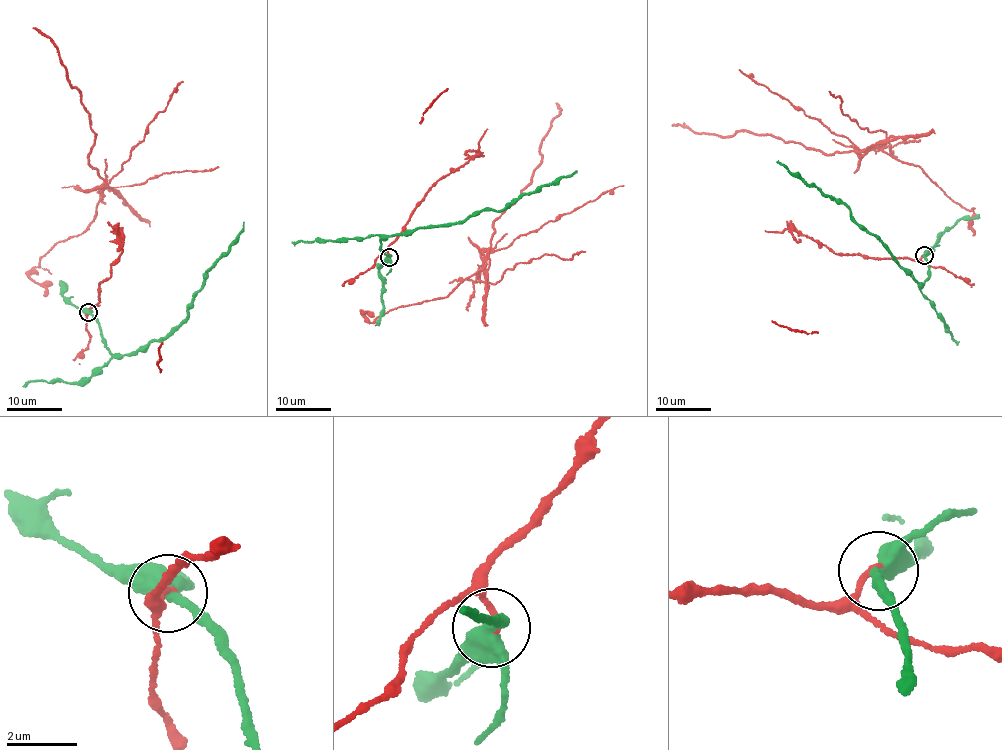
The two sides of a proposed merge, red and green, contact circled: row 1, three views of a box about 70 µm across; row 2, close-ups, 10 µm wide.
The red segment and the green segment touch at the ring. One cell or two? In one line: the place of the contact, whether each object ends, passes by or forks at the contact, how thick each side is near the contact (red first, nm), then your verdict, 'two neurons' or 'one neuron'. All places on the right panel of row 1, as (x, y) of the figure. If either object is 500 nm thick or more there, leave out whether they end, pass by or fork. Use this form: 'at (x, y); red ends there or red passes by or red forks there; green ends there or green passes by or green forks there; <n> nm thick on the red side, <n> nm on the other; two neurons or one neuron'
at (924, 255); red ends there; green forks there; 160 nm thick on the red side, 360 nm on the other; two neurons

